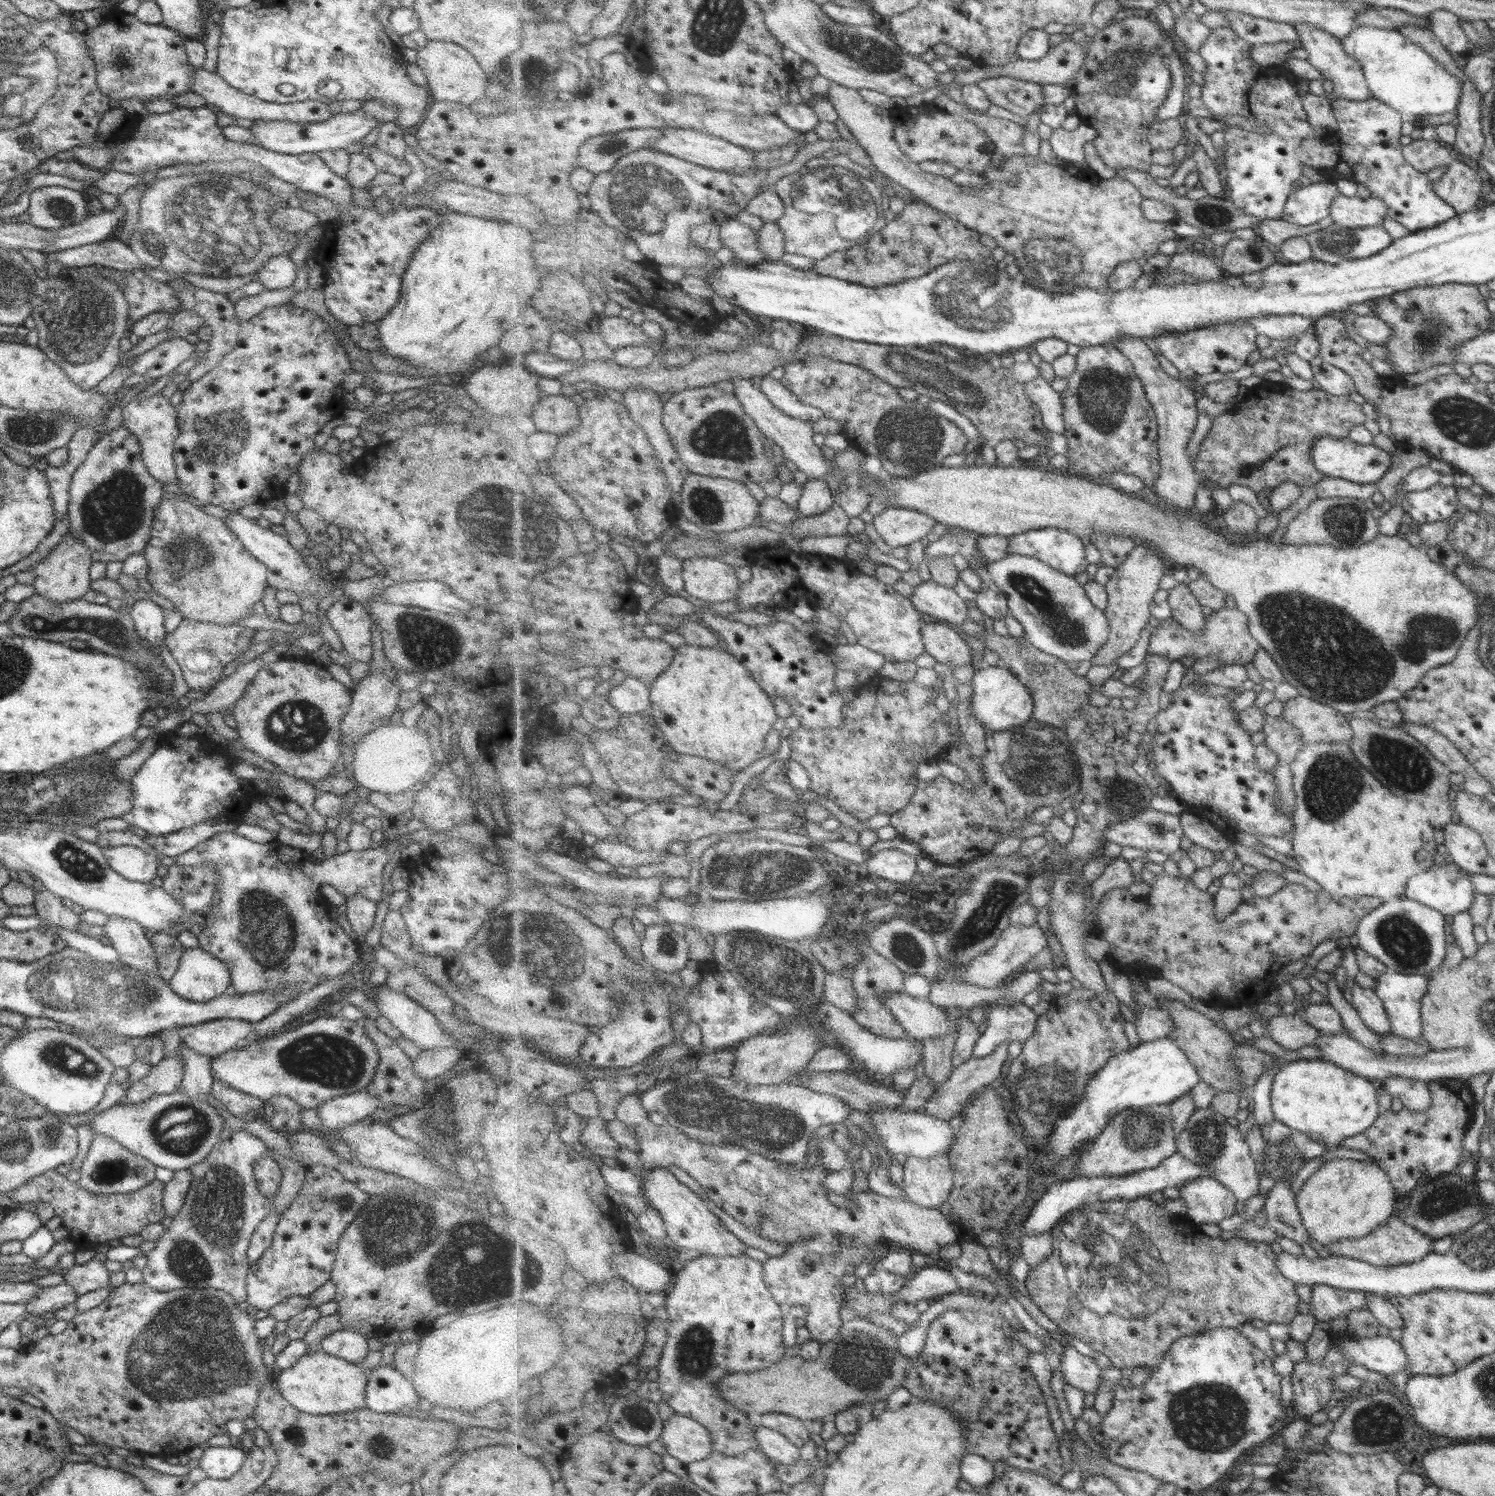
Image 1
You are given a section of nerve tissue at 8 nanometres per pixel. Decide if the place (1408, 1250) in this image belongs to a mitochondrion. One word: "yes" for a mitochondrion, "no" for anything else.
no

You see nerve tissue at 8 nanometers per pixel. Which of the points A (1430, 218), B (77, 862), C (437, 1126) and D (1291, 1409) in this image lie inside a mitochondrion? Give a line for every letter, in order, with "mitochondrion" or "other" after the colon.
A: other
B: mitochondrion
C: mitochondrion
D: other

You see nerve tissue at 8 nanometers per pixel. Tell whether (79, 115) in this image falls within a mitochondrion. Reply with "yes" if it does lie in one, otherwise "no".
no

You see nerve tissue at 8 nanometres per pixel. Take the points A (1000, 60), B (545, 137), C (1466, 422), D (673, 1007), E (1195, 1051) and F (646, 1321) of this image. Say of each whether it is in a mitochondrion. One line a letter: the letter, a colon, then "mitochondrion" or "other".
A: other
B: other
C: mitochondrion
D: other
E: other
F: other

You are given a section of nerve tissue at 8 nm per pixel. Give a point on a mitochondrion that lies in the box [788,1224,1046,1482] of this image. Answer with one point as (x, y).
(867, 1365)

